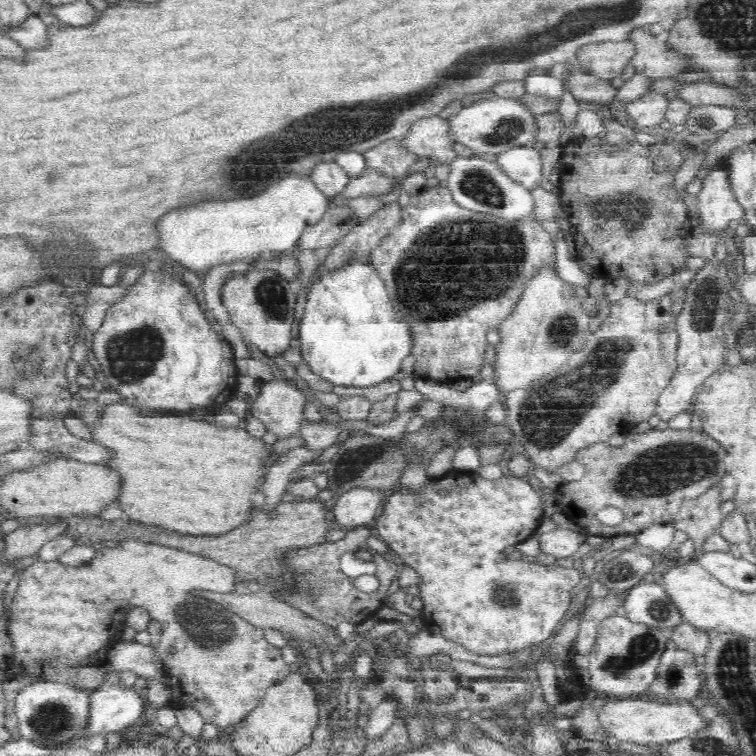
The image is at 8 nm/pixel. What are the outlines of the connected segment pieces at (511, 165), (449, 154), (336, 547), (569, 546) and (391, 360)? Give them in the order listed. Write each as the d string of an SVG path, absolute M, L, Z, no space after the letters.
M538 144L510 148L501 152L497 156L497 161L514 180L524 184L526 188L532 190L541 184L542 161L539 157Z
M438 114L423 118L410 128L405 136L405 146L419 156L426 156L427 161L451 163L458 157L454 145L459 140L452 136L449 120Z
M365 526L347 529L345 536L335 542L325 542L324 544L314 545L308 549L302 549L300 553L294 553L289 558L291 566L295 566L297 572L308 574L305 582L310 587L310 592L301 593L298 598L286 595L288 601L292 602L306 614L312 616L330 626L338 626L340 622L348 621L359 626L364 620L374 615L374 612L382 607L386 601L386 592L392 579L397 578L398 572L392 562L385 561L380 554L374 553L374 562L377 566L376 576L380 580L380 586L374 592L363 592L353 586L353 579L344 576L341 565L341 556L350 551L358 551L358 548L370 547L366 543L368 538L372 538L370 530Z
M566 525L541 534L540 550L555 557L568 557L581 545L579 529Z
M351 251L350 255L342 258L338 267L322 264L310 282L310 292L299 324L303 362L334 385L360 387L384 382L400 372L402 361L414 348L412 327L408 322L398 320L386 282L380 277L378 268L374 267L372 257L370 251Z

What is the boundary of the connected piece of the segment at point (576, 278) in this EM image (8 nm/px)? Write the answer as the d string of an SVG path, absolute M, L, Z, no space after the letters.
M563 231L558 232L555 241L556 264L554 266L556 273L563 282L571 284L577 289L583 287L588 290L591 282L588 280L588 276L576 265L577 260L570 258L570 243L564 240L564 235Z

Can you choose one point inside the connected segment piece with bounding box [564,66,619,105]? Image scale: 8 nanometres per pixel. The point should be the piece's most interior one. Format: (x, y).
(584, 86)

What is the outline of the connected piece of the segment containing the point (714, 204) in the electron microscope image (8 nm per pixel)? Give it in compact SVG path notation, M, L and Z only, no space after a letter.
M725 161L708 173L705 179L703 179L702 190L697 194L697 207L700 211L697 224L702 228L706 228L708 232L722 231L734 220L744 221L745 211L737 199L737 194L734 192L731 180L732 166L729 166L729 163L725 163Z

